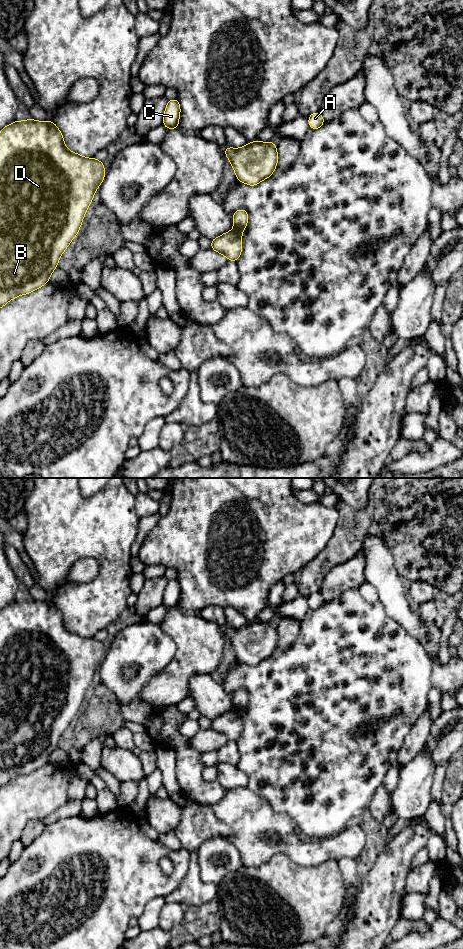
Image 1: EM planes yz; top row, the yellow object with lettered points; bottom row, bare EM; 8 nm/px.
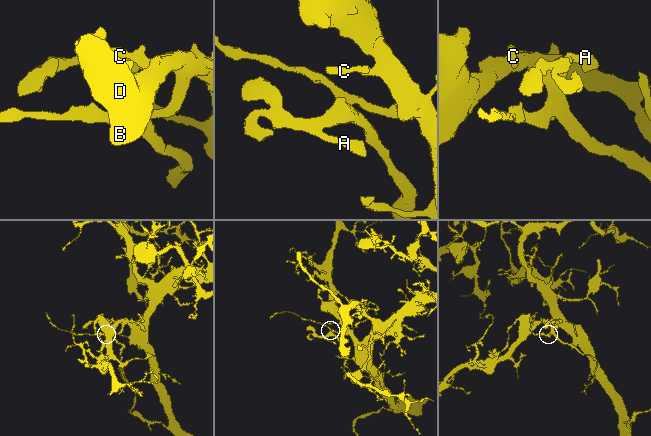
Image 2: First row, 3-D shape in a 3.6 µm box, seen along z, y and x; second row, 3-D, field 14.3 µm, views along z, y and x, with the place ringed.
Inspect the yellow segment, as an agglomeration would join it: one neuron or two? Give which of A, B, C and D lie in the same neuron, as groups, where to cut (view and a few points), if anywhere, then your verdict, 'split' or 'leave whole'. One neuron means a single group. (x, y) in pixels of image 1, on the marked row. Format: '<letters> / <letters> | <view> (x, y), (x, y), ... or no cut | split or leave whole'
A B C D | no cut | leave whole

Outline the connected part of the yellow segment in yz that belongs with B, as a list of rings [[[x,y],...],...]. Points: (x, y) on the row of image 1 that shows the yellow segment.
[[[32,118],[25,121],[15,120],[0,132],[0,309],[10,300],[29,294],[49,282],[51,273],[57,268],[59,259],[73,238],[78,235],[85,213],[90,206],[95,191],[105,178],[103,162],[94,158],[86,158],[70,151],[61,131],[52,121],[36,121]]]

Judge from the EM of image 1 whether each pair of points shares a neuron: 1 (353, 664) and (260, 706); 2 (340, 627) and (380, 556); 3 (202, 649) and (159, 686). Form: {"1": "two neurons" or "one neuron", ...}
{"1": "one neuron", "2": "two neurons", "3": "one neuron"}

